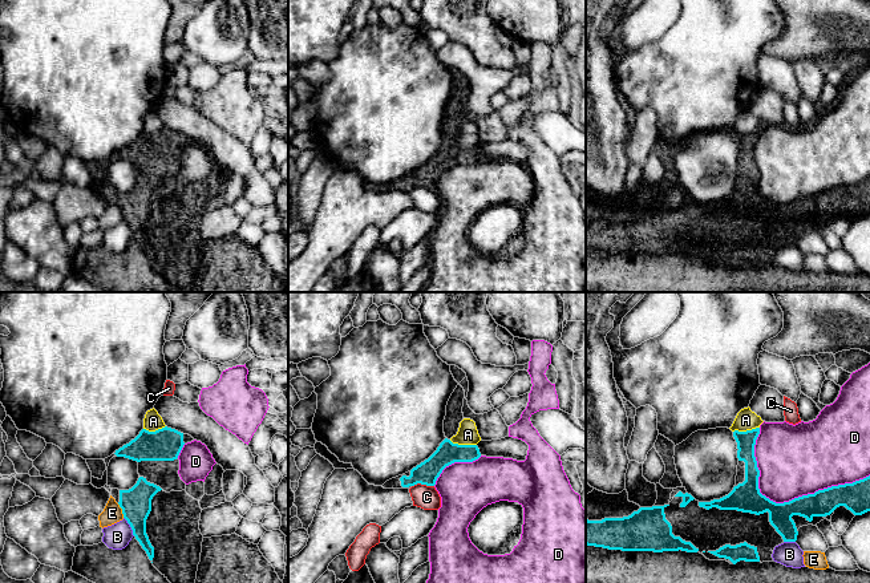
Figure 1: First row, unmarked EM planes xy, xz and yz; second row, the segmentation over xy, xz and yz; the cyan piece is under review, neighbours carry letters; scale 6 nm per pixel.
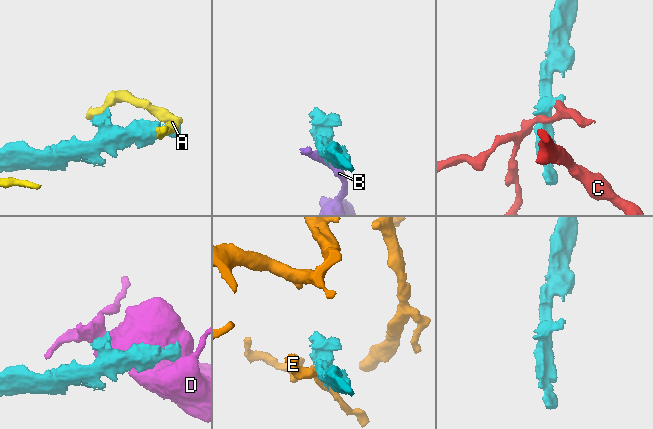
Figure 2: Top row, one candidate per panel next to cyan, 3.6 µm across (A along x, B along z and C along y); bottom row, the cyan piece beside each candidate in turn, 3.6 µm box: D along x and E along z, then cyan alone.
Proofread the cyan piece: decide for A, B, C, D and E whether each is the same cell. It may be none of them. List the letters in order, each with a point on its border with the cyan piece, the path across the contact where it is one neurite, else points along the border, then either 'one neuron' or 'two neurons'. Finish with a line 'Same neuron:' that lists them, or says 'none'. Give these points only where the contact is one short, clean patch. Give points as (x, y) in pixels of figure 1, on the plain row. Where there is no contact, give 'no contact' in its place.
A: meets cyan in xz at (462, 148); border along xz (449, 142), (457, 146), (476, 148); two neurons
B: meets cyan in xy at (130, 229); border along xy (124, 219), (134, 238); two neurons
C: meets cyan in xz at (423, 186); border along xz (433, 187), (415, 186), (412, 189); two neurons
D: meets cyan in yz at (784, 205); two neurons
E: meets cyan in xy at (122, 213); two neurons
Same neuron: none

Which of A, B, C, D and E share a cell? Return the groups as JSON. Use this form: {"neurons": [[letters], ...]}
{"neurons": [["A"], ["B"], ["C"], ["D"], ["E"]]}

